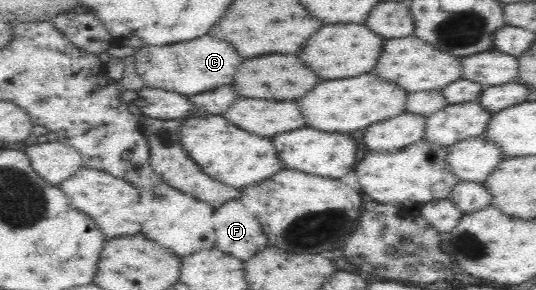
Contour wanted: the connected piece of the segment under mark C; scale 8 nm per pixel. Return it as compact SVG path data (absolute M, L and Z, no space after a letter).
M209 36L172 45L144 46L132 52L135 57L135 72L149 88L160 88L186 97L215 90L223 84L231 84L237 66L243 62L233 46Z

